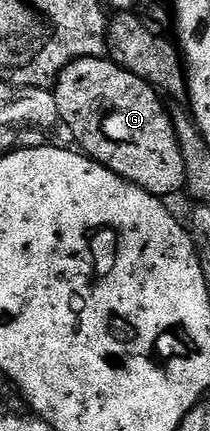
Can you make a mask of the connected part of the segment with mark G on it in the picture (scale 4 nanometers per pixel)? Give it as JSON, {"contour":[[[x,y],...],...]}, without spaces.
{"contour":[[[84,57],[72,61],[57,76],[55,92],[60,124],[69,128],[70,135],[82,145],[78,146],[86,157],[92,157],[124,181],[162,199],[169,199],[172,193],[180,189],[182,192],[186,188],[187,170],[183,167],[183,151],[179,151],[179,139],[169,118],[166,102],[152,85],[105,57]]]}

